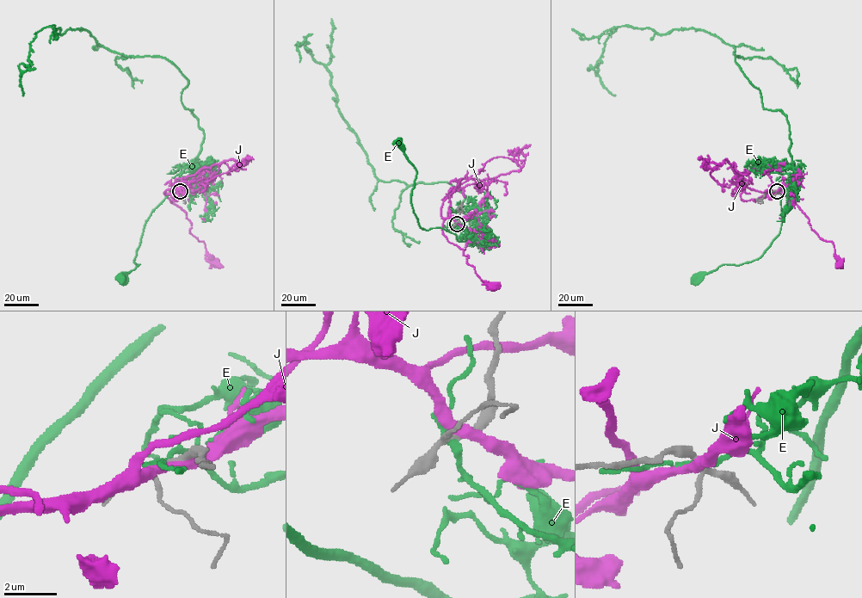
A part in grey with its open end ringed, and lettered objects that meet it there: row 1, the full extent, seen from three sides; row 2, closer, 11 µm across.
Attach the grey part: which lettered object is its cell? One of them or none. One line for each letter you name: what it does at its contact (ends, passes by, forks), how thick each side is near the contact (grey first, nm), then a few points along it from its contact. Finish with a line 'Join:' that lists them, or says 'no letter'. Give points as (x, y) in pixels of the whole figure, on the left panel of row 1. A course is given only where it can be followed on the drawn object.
J: it passes by | 190/380 nm | via (180, 191), (165, 194), (187, 213), (192, 225), (190, 232), (204, 243), (206, 250), (217, 263)
Join: J

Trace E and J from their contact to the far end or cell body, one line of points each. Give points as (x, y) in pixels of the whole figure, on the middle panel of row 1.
E: (456, 224), (471, 242), (442, 228), (420, 226), (411, 204), (416, 170), (398, 143)
J: (457, 223), (446, 218), (443, 222), (443, 233), (450, 243), (467, 255), (467, 262), (483, 281), (494, 286)

